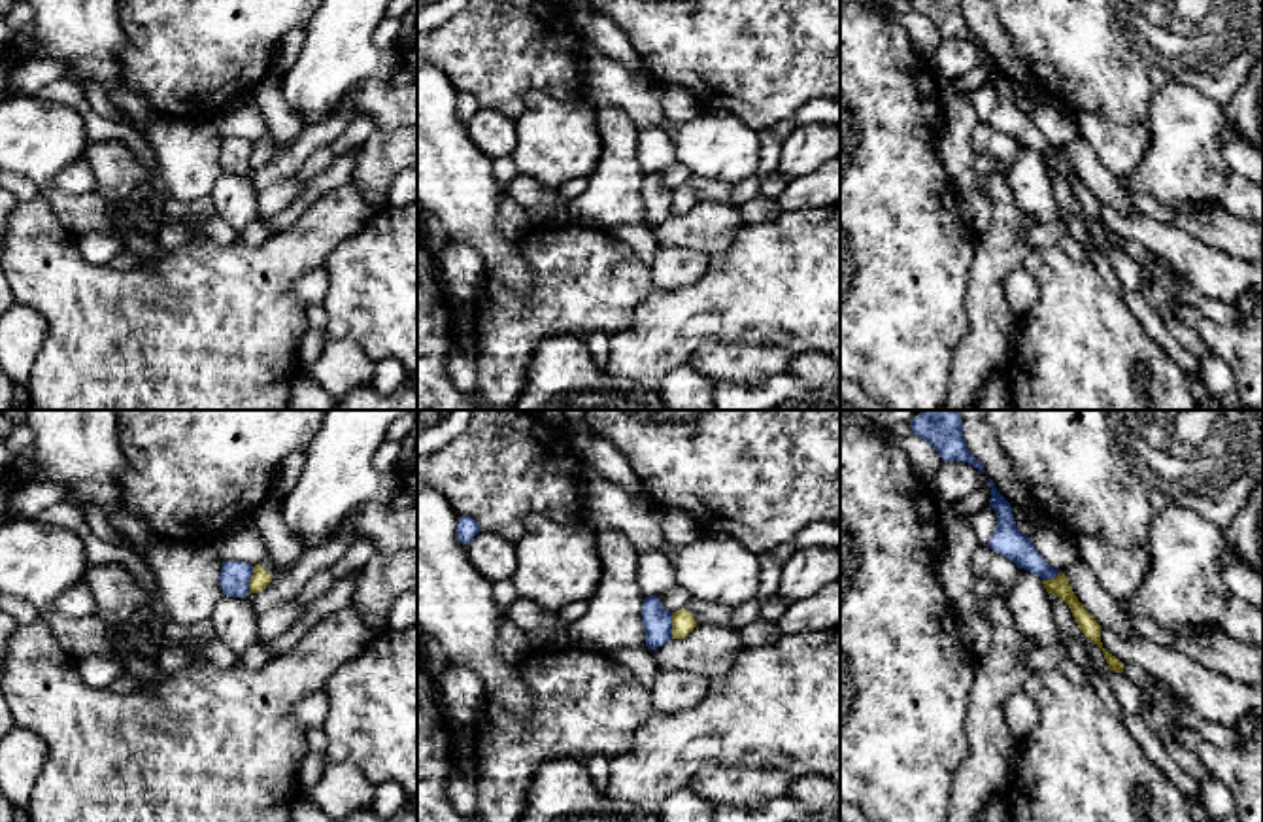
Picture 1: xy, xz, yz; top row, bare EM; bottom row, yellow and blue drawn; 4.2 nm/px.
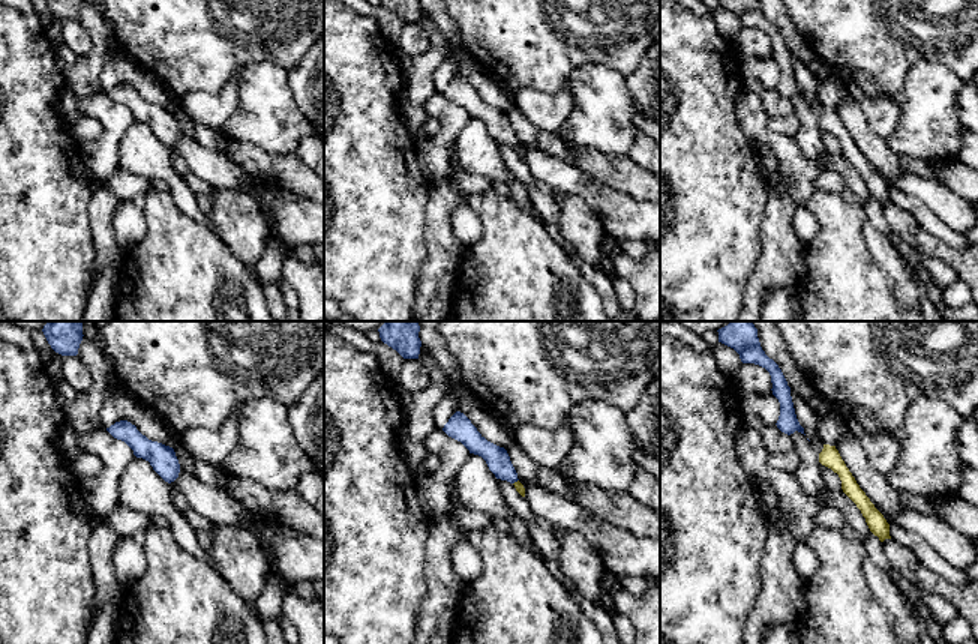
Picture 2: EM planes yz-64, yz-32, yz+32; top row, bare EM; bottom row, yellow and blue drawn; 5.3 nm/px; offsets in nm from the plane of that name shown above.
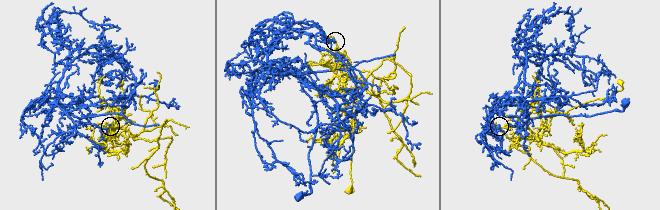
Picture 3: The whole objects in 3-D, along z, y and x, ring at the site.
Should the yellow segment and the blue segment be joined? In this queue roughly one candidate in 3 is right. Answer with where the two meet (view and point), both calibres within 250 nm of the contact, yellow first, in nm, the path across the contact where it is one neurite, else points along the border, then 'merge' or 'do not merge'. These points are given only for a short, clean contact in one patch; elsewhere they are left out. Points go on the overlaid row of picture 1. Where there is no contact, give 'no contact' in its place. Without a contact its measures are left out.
xy (250, 581) | 80/130 nm | do not merge

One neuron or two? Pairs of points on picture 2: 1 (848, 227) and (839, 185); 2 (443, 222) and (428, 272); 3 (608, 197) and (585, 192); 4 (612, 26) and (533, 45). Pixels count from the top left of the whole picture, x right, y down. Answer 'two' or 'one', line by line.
1: two
2: one
3: one
4: one

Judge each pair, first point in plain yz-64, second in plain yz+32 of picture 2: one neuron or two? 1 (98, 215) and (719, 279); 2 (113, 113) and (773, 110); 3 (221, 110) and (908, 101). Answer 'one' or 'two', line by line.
1: two
2: one
3: two

